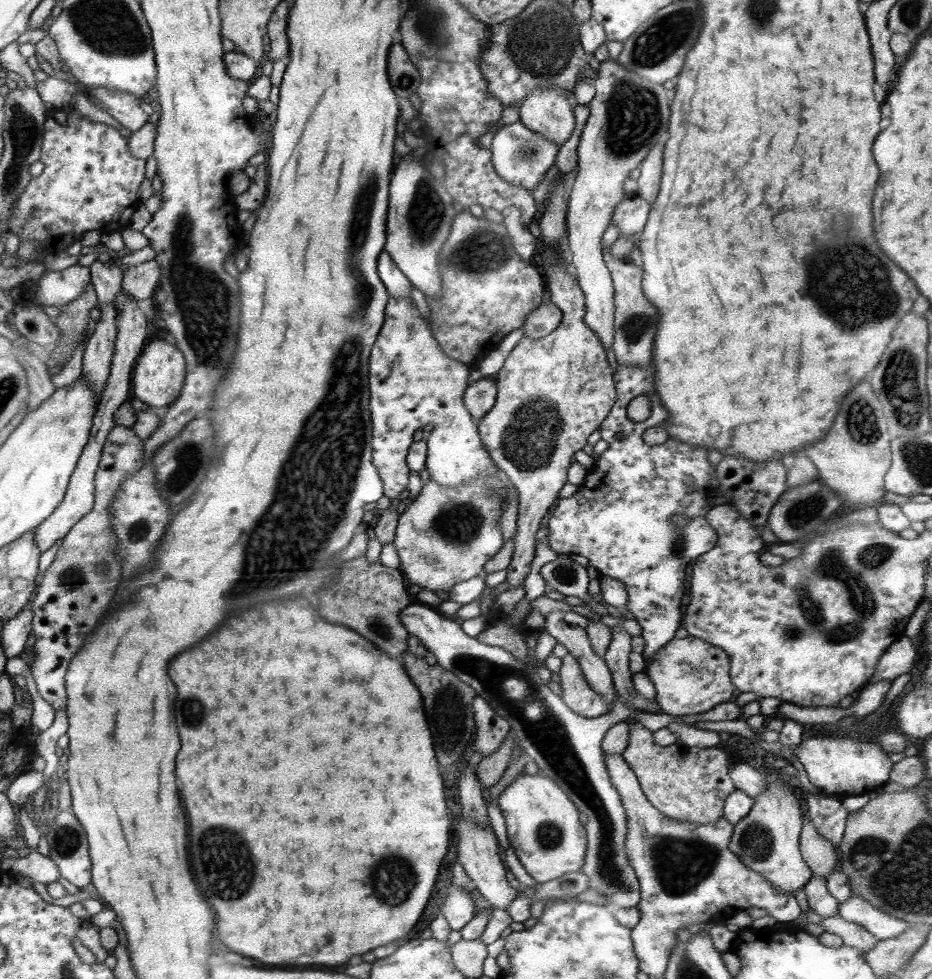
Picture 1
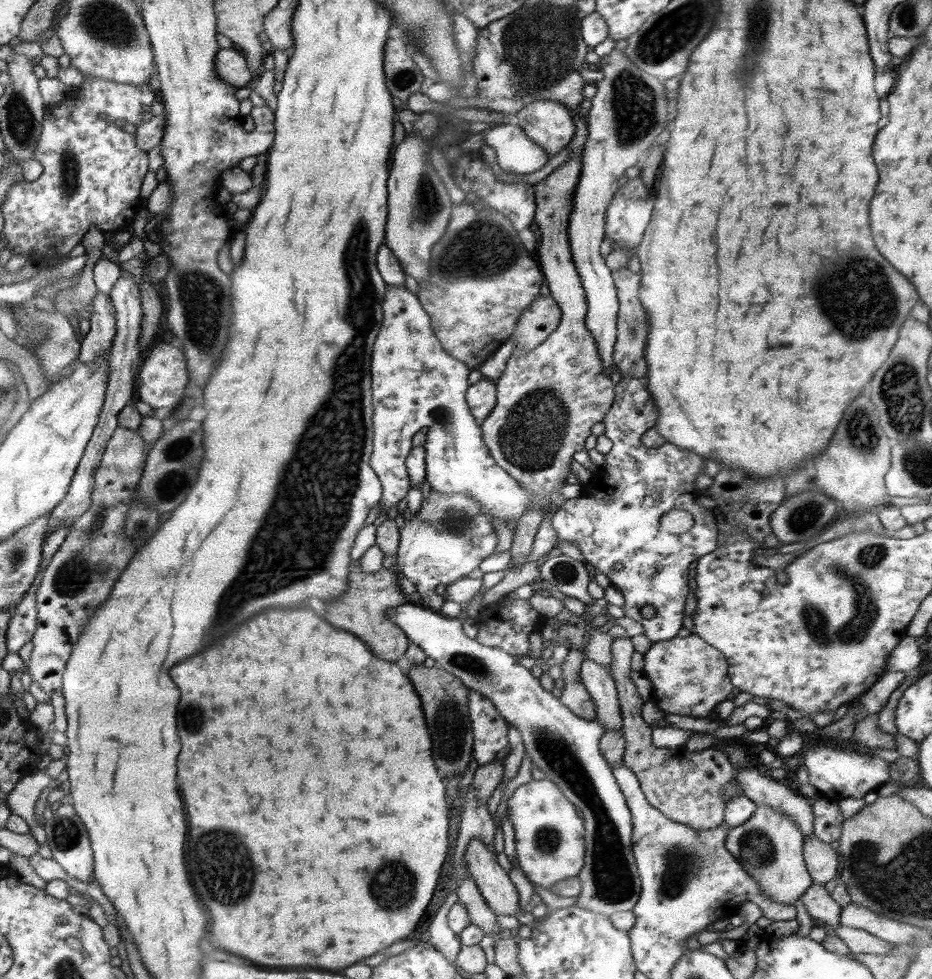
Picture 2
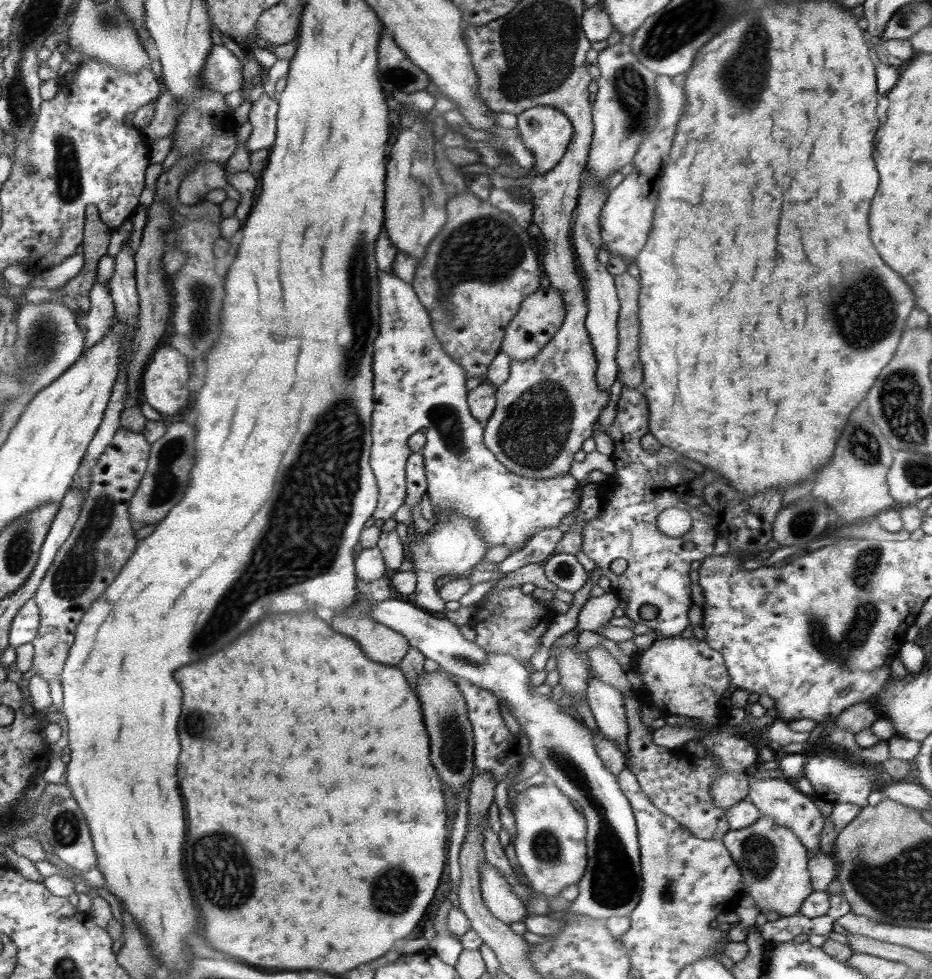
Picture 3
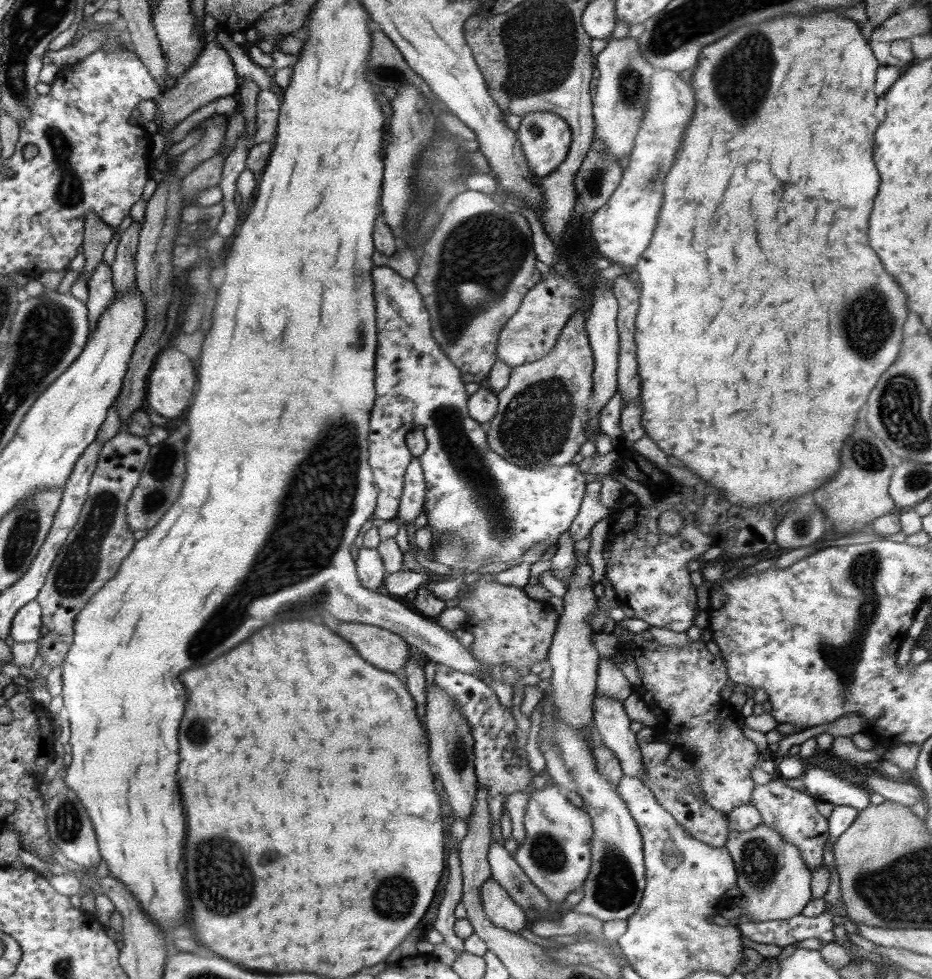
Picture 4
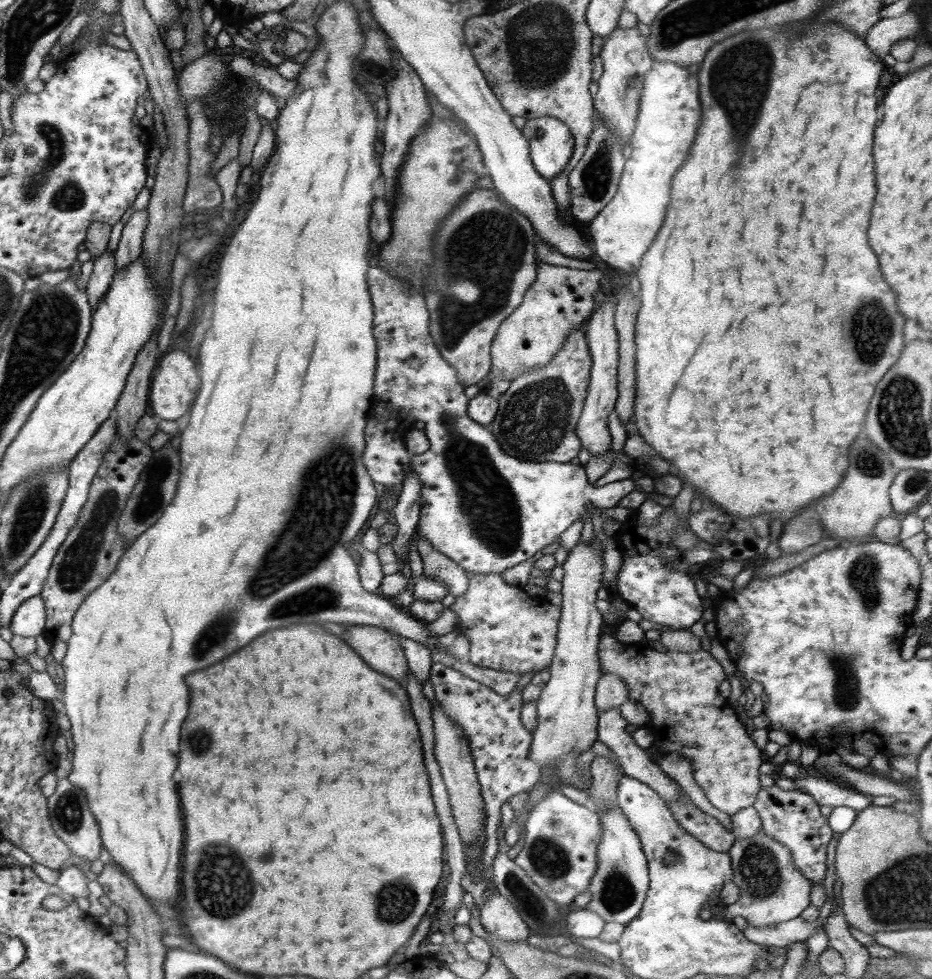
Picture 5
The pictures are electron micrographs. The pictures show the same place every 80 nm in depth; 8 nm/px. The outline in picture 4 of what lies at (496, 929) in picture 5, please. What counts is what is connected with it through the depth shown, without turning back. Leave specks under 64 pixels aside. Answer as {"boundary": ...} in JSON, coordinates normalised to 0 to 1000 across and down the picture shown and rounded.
{"boundary":[[[528,895],[517,904],[515,917],[524,940],[532,946],[552,953],[568,947],[560,927],[528,898]]]}

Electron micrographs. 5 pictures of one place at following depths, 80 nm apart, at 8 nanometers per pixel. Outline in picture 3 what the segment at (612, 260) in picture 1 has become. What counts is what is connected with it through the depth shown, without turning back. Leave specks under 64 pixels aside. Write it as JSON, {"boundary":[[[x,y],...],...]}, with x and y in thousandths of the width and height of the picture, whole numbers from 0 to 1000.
{"boundary":[[[673,276],[659,281],[665,315],[662,325],[662,387],[667,393],[682,397],[690,391],[687,371],[686,285]]]}

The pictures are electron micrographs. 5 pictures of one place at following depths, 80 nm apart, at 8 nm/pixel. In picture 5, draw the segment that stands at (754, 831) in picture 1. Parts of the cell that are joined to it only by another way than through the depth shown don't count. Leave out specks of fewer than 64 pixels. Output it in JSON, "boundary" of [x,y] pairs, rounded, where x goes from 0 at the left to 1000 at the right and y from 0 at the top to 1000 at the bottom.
{"boundary":[[[818,848],[807,855],[788,856],[788,862],[783,865],[781,873],[784,876],[788,891],[785,901],[794,908],[794,915],[786,923],[777,925],[778,940],[792,941],[807,946],[826,946],[856,937],[864,927],[870,924],[868,921],[871,902],[856,890],[856,886],[852,884],[850,871],[837,860],[820,853]]]}

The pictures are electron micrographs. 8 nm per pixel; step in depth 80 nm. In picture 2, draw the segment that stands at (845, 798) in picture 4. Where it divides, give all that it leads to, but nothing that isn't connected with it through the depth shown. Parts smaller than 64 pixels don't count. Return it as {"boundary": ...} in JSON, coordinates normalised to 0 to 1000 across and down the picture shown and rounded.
{"boundary":[[[874,762],[867,764],[859,772],[868,789],[868,800],[878,812],[901,818],[906,815],[927,815],[928,811],[956,798],[955,778],[937,771],[937,767],[921,762],[903,765],[895,762]]]}

